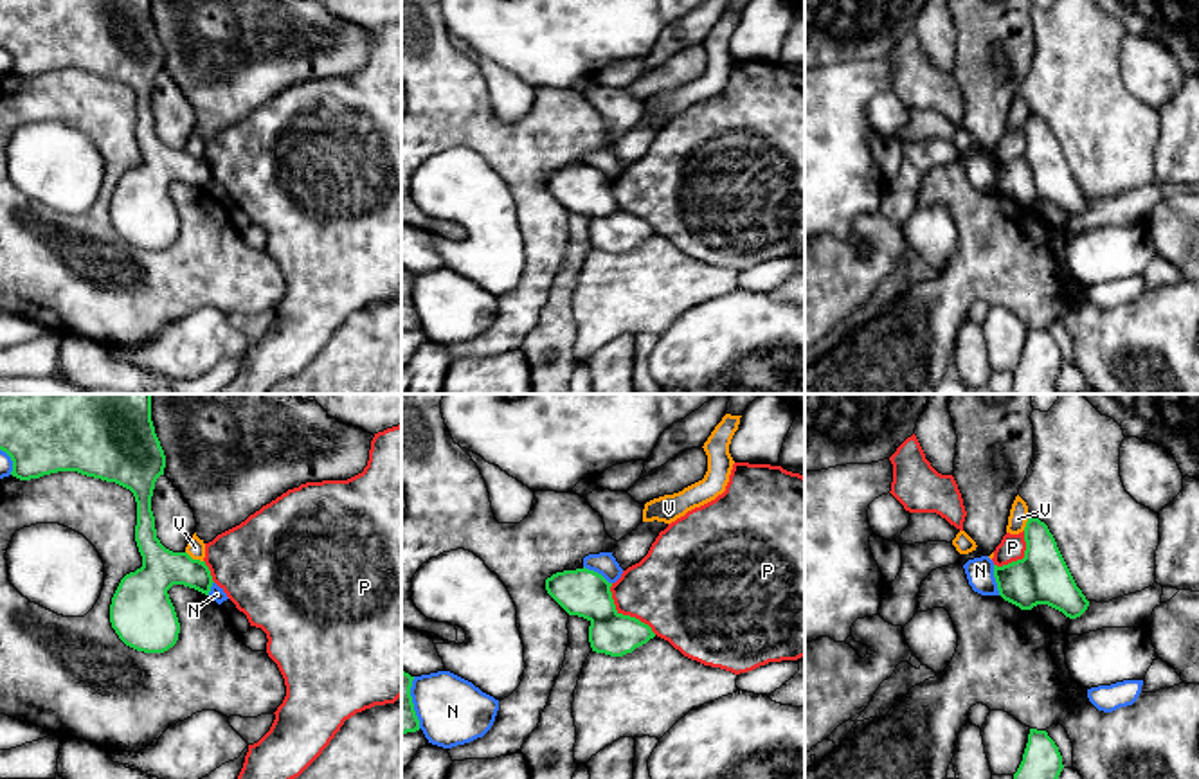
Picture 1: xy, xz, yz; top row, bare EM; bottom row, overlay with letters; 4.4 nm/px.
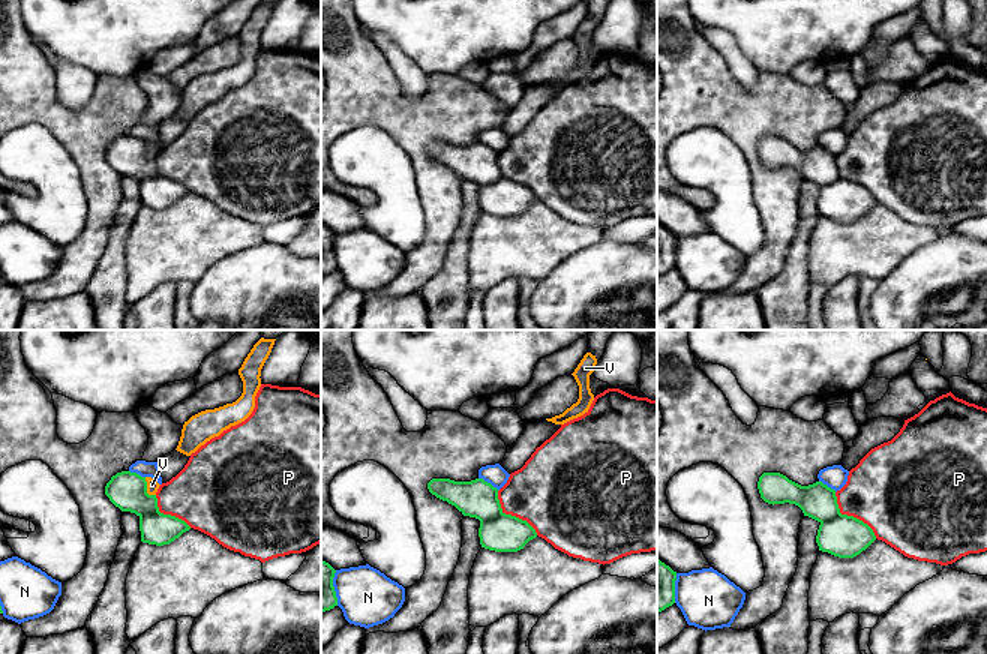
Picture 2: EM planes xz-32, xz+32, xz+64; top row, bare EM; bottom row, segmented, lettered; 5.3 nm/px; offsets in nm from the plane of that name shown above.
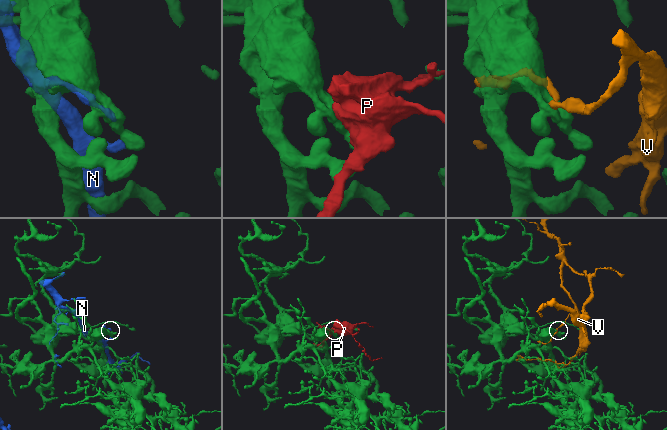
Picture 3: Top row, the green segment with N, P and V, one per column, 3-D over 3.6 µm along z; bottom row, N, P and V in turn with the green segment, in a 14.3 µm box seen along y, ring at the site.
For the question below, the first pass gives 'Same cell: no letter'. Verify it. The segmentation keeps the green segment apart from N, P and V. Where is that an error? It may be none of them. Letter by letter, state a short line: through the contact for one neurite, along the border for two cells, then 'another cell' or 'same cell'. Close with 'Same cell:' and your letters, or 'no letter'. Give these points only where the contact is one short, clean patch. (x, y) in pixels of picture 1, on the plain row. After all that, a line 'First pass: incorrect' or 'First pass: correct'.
N: another cell
P: another cell
V: another cell
Same cell: no letter
First pass: correct

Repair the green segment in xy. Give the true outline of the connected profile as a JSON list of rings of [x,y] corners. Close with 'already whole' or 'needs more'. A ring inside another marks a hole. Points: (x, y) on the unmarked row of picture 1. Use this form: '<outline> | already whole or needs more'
[[[0,0],[0,47],[11,54],[11,72],[20,77],[77,68],[133,90],[142,164],[121,176],[112,194],[110,219],[119,236],[137,248],[164,250],[173,245],[180,219],[167,187],[184,182],[209,193],[214,178],[205,158],[173,149],[157,135],[151,94],[157,76],[164,72],[166,52],[151,18],[151,0]]] | already whole

